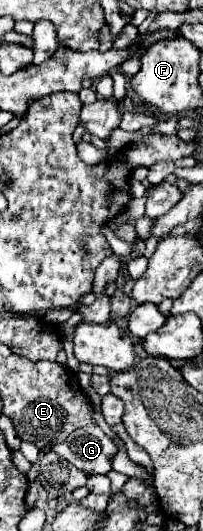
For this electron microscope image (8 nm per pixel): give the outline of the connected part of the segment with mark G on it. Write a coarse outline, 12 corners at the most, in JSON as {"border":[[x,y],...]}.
{"border":[[98,425],[52,449],[86,475],[106,475],[116,445]]}

